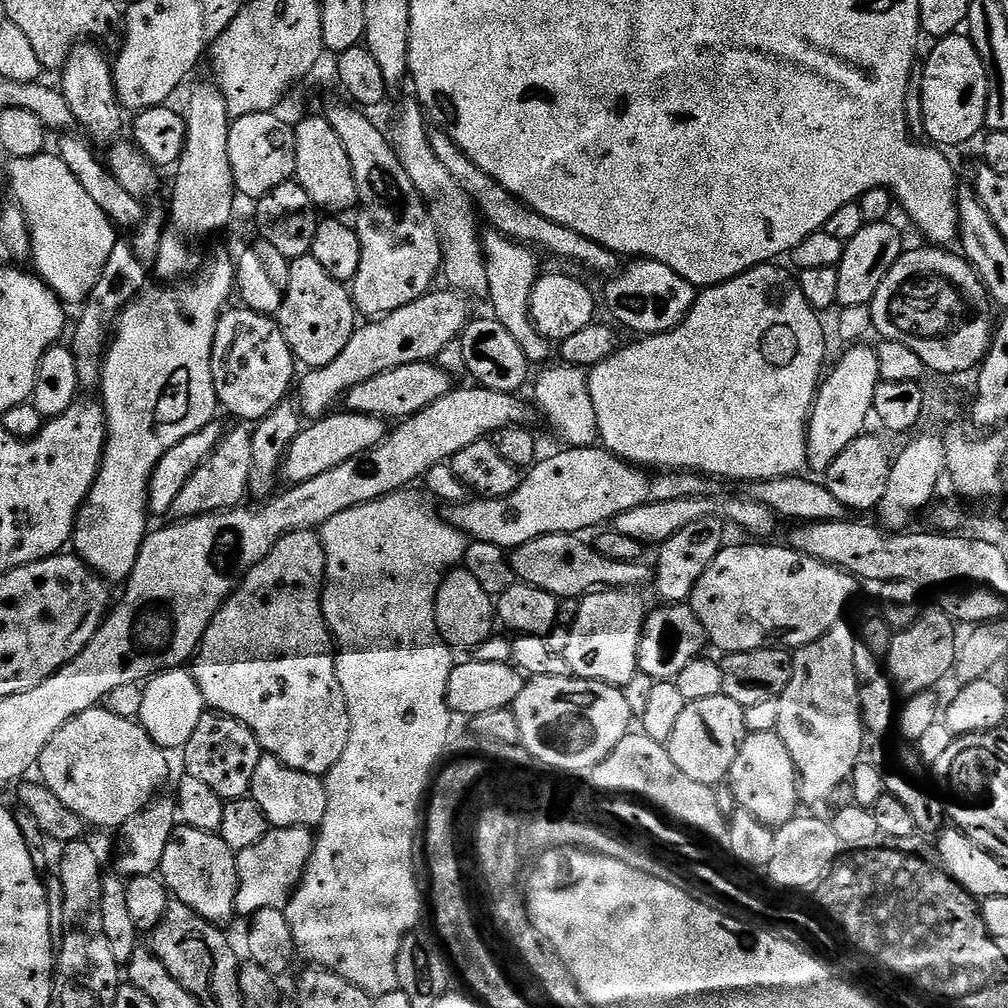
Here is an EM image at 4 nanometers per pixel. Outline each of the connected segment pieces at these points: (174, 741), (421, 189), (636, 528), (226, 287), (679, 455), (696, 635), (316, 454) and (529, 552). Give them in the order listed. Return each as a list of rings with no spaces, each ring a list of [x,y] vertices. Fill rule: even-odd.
[[[187,667],[171,668],[165,672],[159,672],[151,680],[143,685],[144,693],[140,696],[140,716],[138,723],[150,734],[152,741],[159,748],[165,750],[183,750],[187,743],[190,742],[190,736],[197,729],[199,719],[206,712],[206,705],[202,698],[202,690],[198,690],[198,682],[192,677],[191,671]]]
[[[409,98],[405,102],[404,113],[397,118],[396,129],[390,132],[390,139],[406,174],[410,174],[410,182],[414,182],[418,194],[428,207],[440,235],[440,242],[444,246],[442,280],[448,283],[445,285],[451,291],[459,292],[468,298],[487,297],[490,278],[488,262],[484,257],[481,217],[466,190],[458,186],[458,181],[450,175],[450,170],[446,170],[446,166],[442,166],[441,160],[438,159],[438,154],[434,154],[434,146],[430,146],[430,128],[419,100]]]
[[[743,495],[736,496],[733,500],[720,500],[721,498],[709,498],[699,496],[698,498],[682,498],[670,502],[654,502],[649,500],[642,506],[634,506],[634,510],[626,510],[618,514],[610,521],[611,527],[618,534],[626,534],[626,538],[634,538],[634,542],[645,546],[661,546],[666,543],[680,530],[698,522],[699,519],[715,517],[719,514],[729,525],[737,524],[744,532],[749,532],[752,538],[772,538],[776,532],[778,517],[776,511],[770,506],[764,506],[762,502],[745,498]]]
[[[216,256],[209,264],[207,261],[195,276],[183,282],[160,286],[164,288],[145,287],[114,325],[114,335],[104,353],[104,373],[100,376],[98,389],[108,423],[108,441],[94,486],[76,516],[76,528],[70,541],[71,547],[76,547],[73,548],[75,555],[105,581],[127,581],[134,570],[134,562],[138,562],[140,547],[150,531],[148,483],[152,481],[154,470],[158,462],[162,462],[166,450],[174,450],[182,438],[202,430],[217,419],[218,405],[212,373],[214,330],[220,321],[220,313],[229,303],[228,295],[231,292],[233,295],[237,283],[236,271],[233,257]]]
[[[776,262],[760,264],[757,268],[746,270],[726,282],[715,284],[713,288],[703,289],[697,295],[690,314],[673,332],[633,339],[636,340],[633,344],[628,344],[625,348],[624,345],[617,347],[615,354],[590,369],[588,374],[590,402],[594,402],[596,430],[599,443],[603,447],[619,460],[645,470],[694,472],[709,478],[719,478],[721,481],[722,479],[744,480],[743,482],[773,480],[783,476],[795,476],[805,471],[808,421],[811,418],[817,389],[821,385],[822,373],[825,371],[824,328],[820,325],[821,317],[812,309],[810,302],[806,302],[806,294],[802,294],[799,279],[787,267],[779,268],[778,265]]]
[[[665,603],[659,607],[653,612],[651,609],[644,617],[644,629],[638,646],[638,668],[650,674],[654,681],[675,681],[685,666],[690,666],[690,662],[705,655],[708,635],[687,603]]]
[[[336,410],[321,416],[319,420],[301,427],[294,442],[290,442],[284,454],[283,479],[288,479],[289,485],[310,482],[310,478],[318,478],[318,474],[326,474],[326,470],[334,470],[334,466],[342,466],[342,462],[350,462],[350,458],[363,456],[372,448],[377,448],[384,441],[385,435],[386,424],[379,416],[347,410]]]
[[[576,534],[543,536],[534,542],[526,542],[511,553],[512,570],[521,584],[529,584],[538,590],[546,590],[561,601],[575,601],[590,592],[622,588],[639,589],[639,584],[649,583],[650,568],[644,562],[614,562],[598,554],[591,543],[583,544]]]

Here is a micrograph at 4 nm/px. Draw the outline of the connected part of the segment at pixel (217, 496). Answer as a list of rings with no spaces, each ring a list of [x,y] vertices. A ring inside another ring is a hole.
[[[244,426],[236,427],[240,428],[229,427],[225,431],[224,437],[218,442],[215,452],[200,465],[200,469],[186,482],[186,486],[182,486],[178,498],[174,498],[172,503],[170,516],[173,521],[192,520],[195,516],[209,516],[212,512],[227,512],[229,508],[245,503],[244,496],[249,495],[250,470],[254,466],[254,450],[252,449],[251,431]]]

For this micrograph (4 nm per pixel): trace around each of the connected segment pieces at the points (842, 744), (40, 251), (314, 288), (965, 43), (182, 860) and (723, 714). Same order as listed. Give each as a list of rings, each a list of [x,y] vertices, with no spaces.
[[[841,622],[822,634],[822,638],[795,649],[790,683],[786,685],[786,690],[782,690],[778,700],[778,726],[775,733],[782,738],[786,750],[790,750],[790,758],[794,758],[796,777],[800,780],[800,798],[805,805],[831,801],[834,790],[851,781],[852,771],[862,760],[860,751],[864,748],[866,729],[860,713],[862,684],[854,674],[856,633],[855,627],[851,628],[848,622]]]
[[[15,158],[9,159],[8,176],[12,179],[12,192],[16,195],[15,203],[24,213],[28,223],[29,236],[31,238],[30,262],[33,263],[33,271],[40,279],[59,297],[61,303],[71,306],[81,305],[87,300],[101,277],[103,266],[110,258],[118,239],[118,230],[90,194],[86,194],[84,187],[78,183],[78,178],[70,174],[66,165],[60,164],[58,174],[60,176],[35,176],[32,173],[32,164]]]
[[[309,254],[291,261],[289,285],[286,286],[278,313],[278,323],[297,361],[305,369],[311,370],[330,366],[330,362],[334,362],[334,358],[346,350],[346,342],[350,342],[358,327],[358,313],[351,291],[331,277],[321,263]]]
[[[967,35],[941,36],[933,44],[936,45],[933,46],[932,53],[923,61],[924,136],[932,139],[929,141],[933,145],[948,149],[955,144],[964,144],[967,140],[974,139],[976,135],[979,137],[985,131],[984,119],[988,113],[990,77],[983,58]]]
[[[177,826],[170,842],[166,842],[166,854],[162,854],[158,875],[175,899],[220,926],[223,920],[233,918],[236,911],[235,898],[240,888],[236,857],[237,853],[226,846],[219,834]]]
[[[723,694],[687,701],[666,745],[678,770],[694,778],[694,782],[716,786],[727,781],[728,772],[734,766],[734,758],[738,758],[738,750],[746,735],[744,710],[742,705],[734,702],[734,698]]]

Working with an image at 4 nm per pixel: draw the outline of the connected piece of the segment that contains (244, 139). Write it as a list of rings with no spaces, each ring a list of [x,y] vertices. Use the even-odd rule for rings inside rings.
[[[275,111],[255,112],[235,117],[230,123],[228,149],[230,170],[234,170],[234,182],[241,197],[249,196],[252,202],[270,194],[274,186],[289,183],[296,175],[296,133]]]

